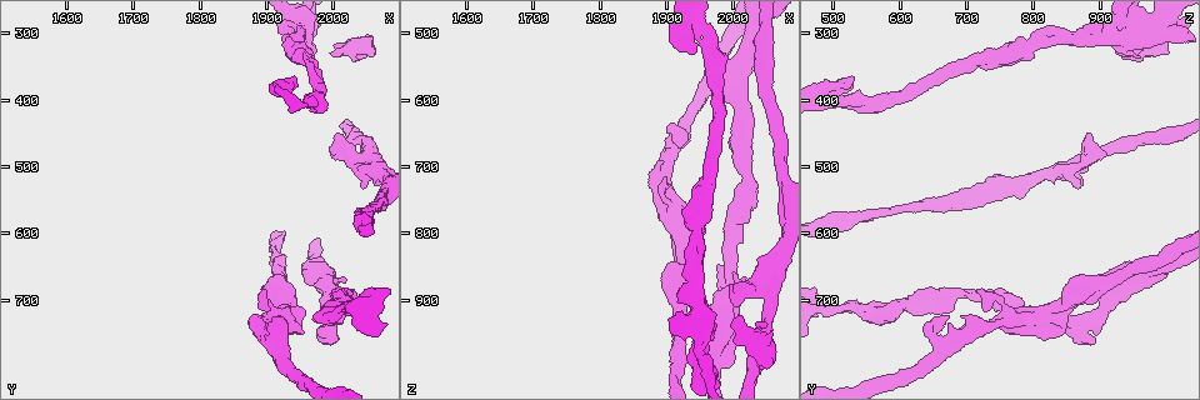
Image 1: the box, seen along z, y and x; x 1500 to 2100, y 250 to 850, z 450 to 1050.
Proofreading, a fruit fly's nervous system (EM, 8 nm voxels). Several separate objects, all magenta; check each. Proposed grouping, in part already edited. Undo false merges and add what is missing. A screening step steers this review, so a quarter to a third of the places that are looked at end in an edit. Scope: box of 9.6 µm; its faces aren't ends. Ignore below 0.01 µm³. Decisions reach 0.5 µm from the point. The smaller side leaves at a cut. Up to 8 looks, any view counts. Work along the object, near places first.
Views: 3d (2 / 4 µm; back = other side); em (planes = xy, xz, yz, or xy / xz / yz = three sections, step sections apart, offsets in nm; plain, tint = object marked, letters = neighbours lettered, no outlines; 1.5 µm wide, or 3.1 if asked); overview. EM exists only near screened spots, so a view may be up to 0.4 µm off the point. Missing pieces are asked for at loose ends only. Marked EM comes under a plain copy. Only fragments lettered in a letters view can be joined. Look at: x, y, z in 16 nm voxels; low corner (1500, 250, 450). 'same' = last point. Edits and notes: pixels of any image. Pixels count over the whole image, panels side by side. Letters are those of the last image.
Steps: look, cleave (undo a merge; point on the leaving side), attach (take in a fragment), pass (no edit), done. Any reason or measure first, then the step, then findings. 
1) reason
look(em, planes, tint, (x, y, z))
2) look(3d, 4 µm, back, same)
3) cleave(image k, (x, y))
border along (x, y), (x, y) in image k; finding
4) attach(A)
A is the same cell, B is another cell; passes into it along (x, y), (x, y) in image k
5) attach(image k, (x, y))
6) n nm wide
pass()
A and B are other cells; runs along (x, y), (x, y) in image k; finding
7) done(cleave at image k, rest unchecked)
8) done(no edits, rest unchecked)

branch stops here
look(3d, 2 µm, (1940, 365, 525))

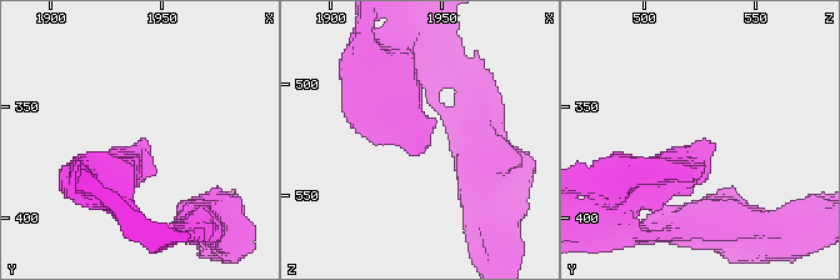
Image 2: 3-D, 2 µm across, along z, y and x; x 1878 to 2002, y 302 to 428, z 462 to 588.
look(em, planes, letters, (1942, 367, 530))

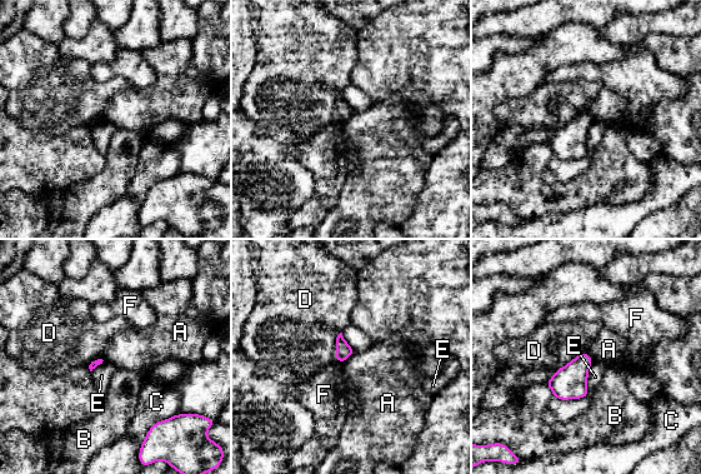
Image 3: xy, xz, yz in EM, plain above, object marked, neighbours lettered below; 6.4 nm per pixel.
pass()
A, B, C, D, E and F are other cells; border along (355, 352), (340, 363) in image 3; no lettered fragment goes on from it

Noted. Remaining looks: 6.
look(em, planes, letters, (2005, 450, 880))

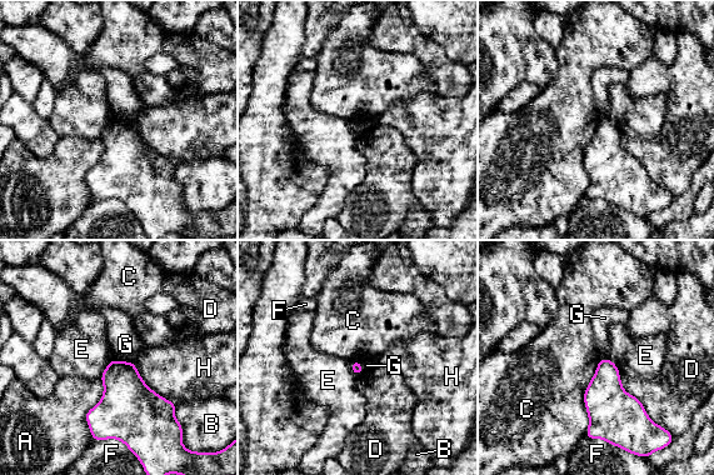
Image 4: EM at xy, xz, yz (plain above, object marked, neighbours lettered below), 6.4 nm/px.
pass()
A, B, C, D, E, F, G and H are other cells; border along (600, 359), (584, 391), (584, 435) in image 4; none of them fits

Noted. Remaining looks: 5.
an open end
look(3d, 4 µm, (2000, 670, 860))

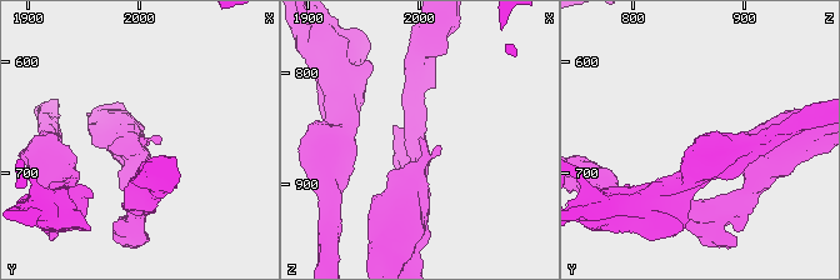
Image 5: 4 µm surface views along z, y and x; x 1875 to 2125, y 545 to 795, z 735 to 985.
look(em, yz, step 8, letters, (1998, 666, 860))

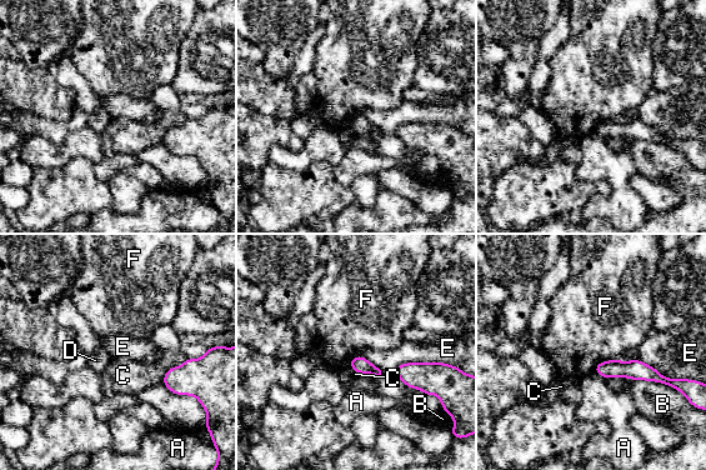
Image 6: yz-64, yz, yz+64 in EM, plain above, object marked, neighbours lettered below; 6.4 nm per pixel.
pass()
A, B, C, D, E and F are other cells; runs along (599, 368), (635, 369), (664, 380) in image 6; no lettered fragment goes on from it

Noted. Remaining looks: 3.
done(no edits, rest unchecked)

